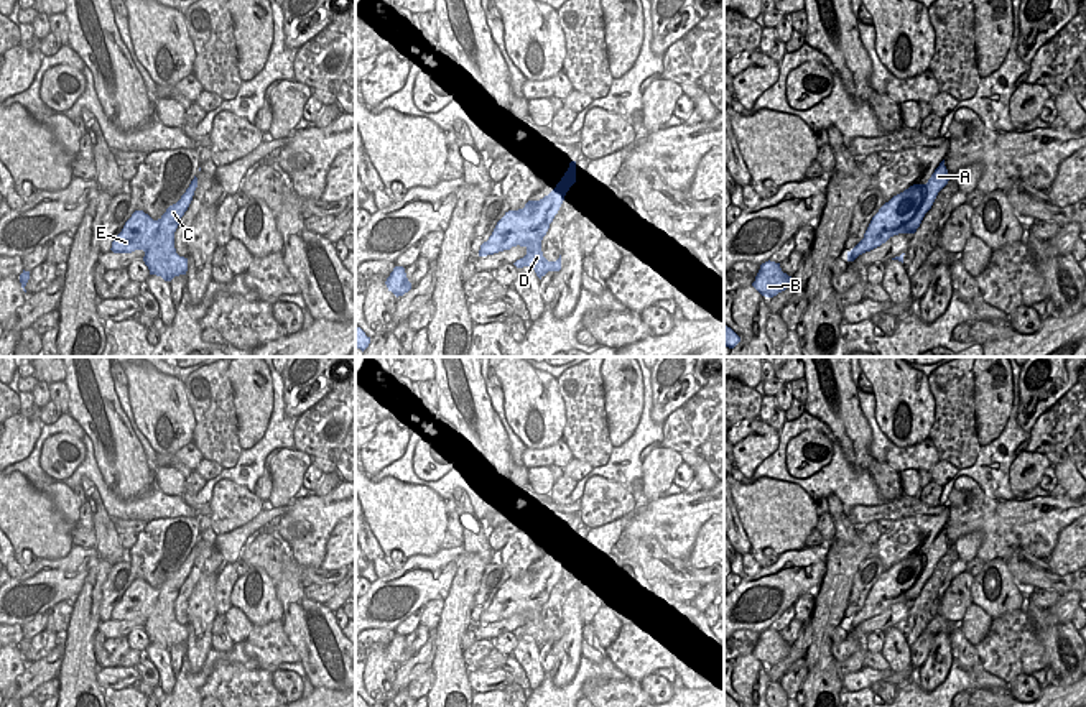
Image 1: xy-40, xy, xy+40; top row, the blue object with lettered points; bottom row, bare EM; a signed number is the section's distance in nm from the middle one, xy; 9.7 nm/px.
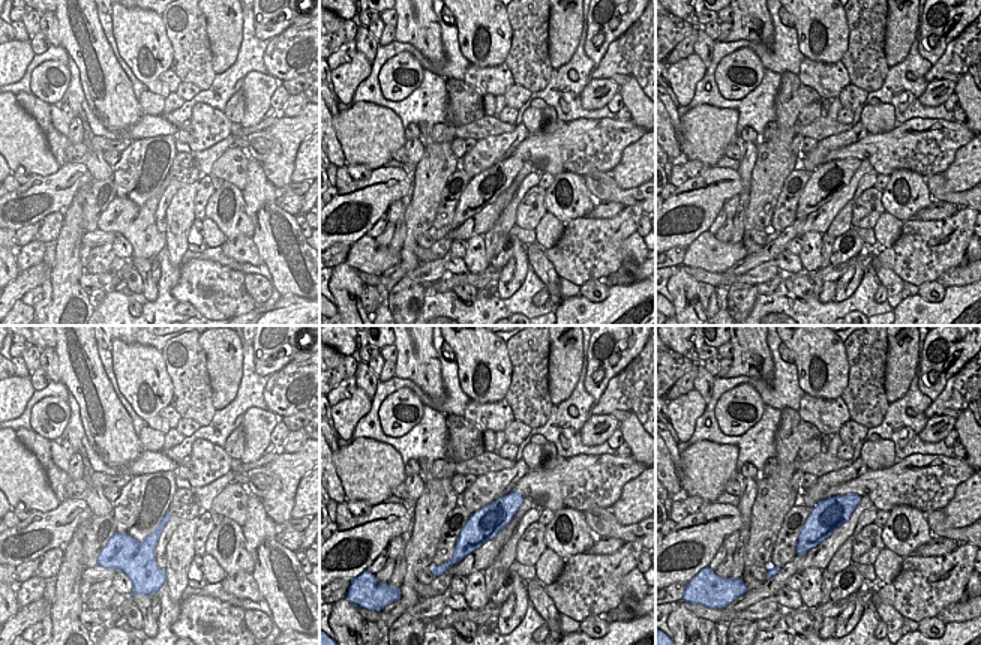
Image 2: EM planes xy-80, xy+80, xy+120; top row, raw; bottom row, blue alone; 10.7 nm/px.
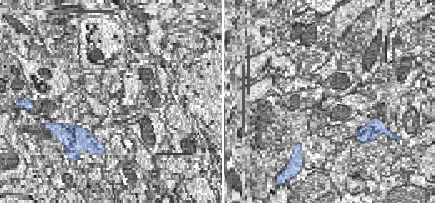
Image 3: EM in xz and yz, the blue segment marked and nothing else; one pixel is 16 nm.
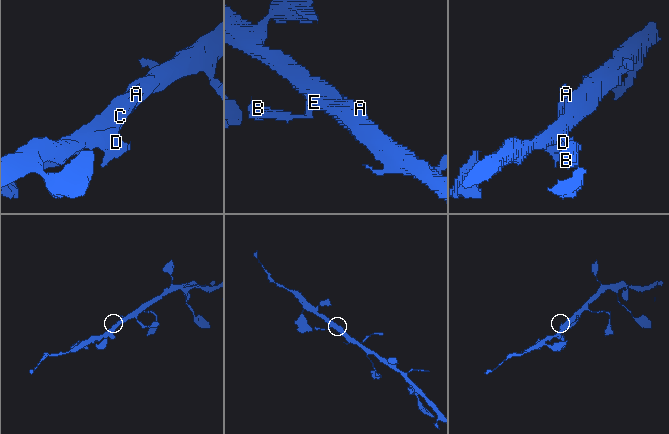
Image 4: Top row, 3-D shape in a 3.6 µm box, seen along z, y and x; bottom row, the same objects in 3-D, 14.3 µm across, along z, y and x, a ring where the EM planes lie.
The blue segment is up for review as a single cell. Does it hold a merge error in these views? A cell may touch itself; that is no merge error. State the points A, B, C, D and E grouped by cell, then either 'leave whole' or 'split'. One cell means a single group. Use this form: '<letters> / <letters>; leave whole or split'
A B C D E; leave whole

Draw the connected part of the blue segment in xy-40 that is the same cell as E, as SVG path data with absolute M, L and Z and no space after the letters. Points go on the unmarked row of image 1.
M194 544L181 567L169 574L158 589L153 589L143 579L135 579L114 607L110 618L114 622L143 618L143 630L150 643L161 645L165 649L186 643L188 626L176 622L174 600L193 569L196 556L197 546Z

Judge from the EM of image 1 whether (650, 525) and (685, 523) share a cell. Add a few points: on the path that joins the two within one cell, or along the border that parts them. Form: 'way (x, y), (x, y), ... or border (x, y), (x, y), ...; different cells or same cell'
way (659, 523), (677, 523); same cell

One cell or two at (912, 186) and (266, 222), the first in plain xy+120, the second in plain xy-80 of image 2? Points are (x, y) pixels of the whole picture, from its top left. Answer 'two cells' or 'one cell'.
two cells

